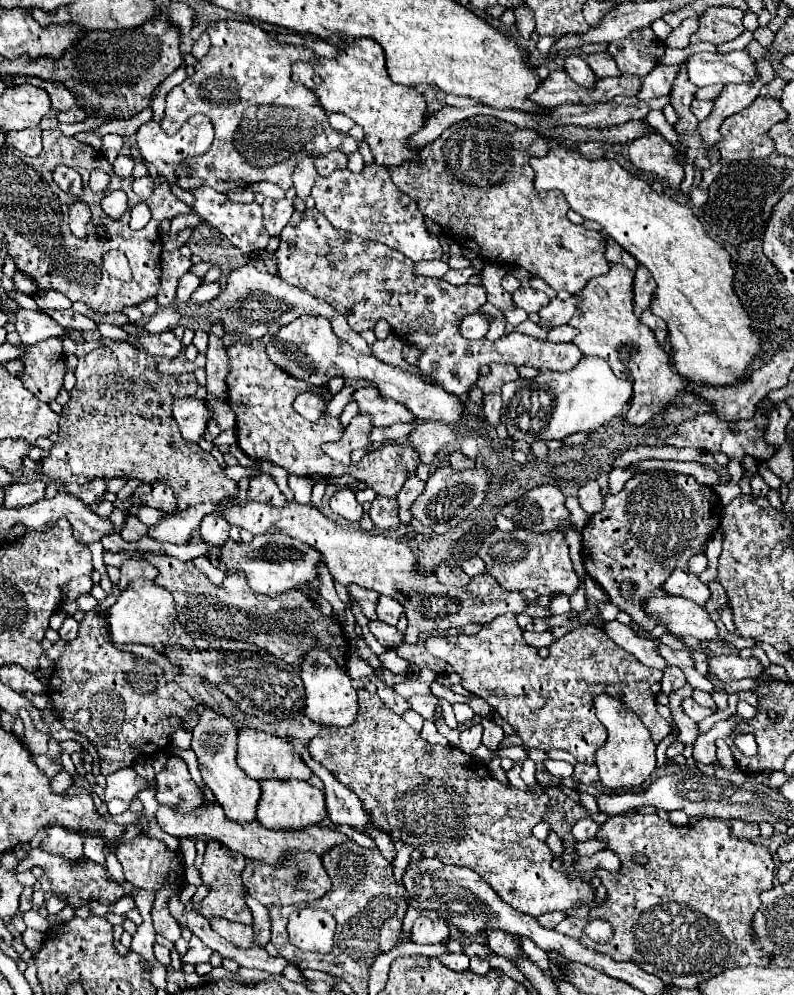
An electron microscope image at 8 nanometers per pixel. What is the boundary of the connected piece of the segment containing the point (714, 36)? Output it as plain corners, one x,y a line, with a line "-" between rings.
710,7
700,19
700,29
690,37
690,43
708,41
712,45
722,45
736,39
742,31
744,13
734,7

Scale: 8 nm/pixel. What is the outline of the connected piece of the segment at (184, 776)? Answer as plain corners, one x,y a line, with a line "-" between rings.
170,757
166,767
156,775
156,783
158,803
172,807
178,813
190,813
202,803
202,791
192,781
182,757

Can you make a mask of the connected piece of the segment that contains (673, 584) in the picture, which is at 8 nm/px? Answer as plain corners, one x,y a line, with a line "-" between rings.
674,571
670,575
670,579
662,585
662,589
670,595
690,599
698,605
704,605
710,597
710,589
696,575
690,575
690,573
684,573
684,571

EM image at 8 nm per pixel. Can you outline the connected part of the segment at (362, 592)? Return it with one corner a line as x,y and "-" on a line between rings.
350,585
348,587
348,593
360,603
364,615
374,621
376,619
376,603
378,603
378,593
376,591
368,591
364,587
358,587
358,585

